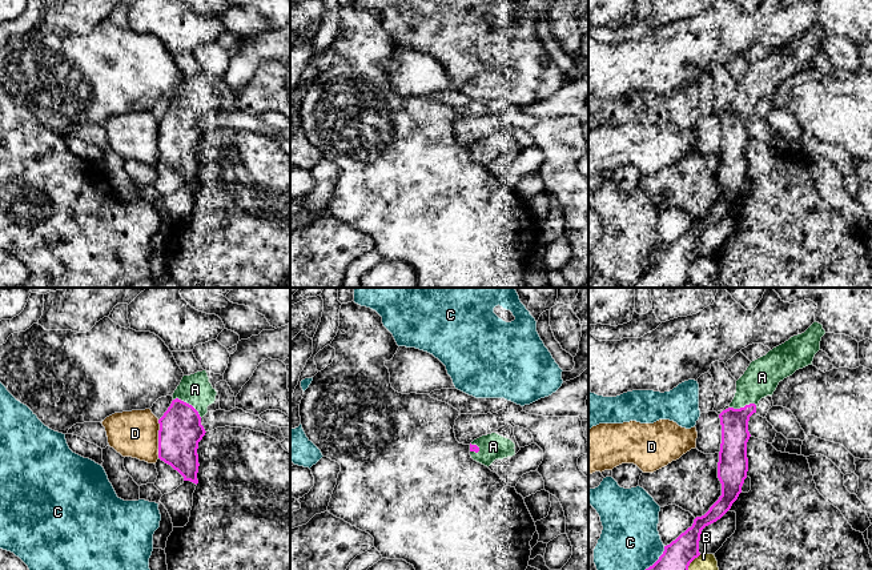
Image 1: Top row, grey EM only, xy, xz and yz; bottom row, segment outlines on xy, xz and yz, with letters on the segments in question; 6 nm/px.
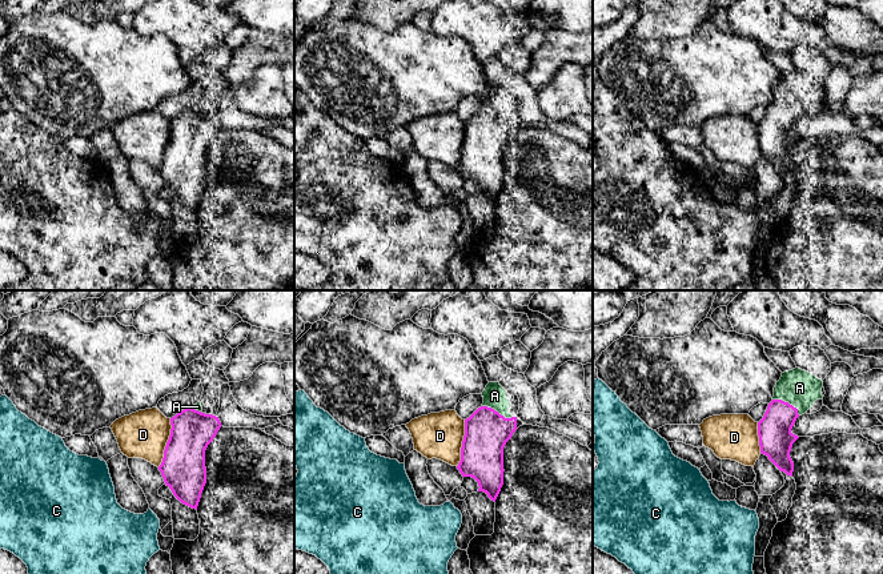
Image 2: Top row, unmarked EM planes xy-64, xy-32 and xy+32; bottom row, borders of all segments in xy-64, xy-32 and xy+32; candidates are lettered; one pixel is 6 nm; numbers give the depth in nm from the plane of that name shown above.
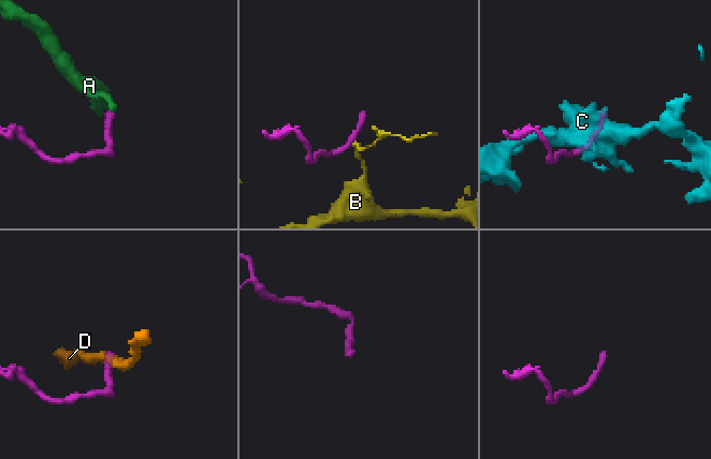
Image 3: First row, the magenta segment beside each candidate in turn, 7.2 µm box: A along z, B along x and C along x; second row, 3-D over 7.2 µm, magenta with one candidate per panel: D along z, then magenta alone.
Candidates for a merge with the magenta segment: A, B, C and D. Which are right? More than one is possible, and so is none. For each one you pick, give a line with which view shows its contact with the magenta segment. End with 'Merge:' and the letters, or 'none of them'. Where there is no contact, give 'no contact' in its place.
A: xy
Merge: A

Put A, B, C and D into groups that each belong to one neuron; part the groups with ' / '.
A / B / C / D

